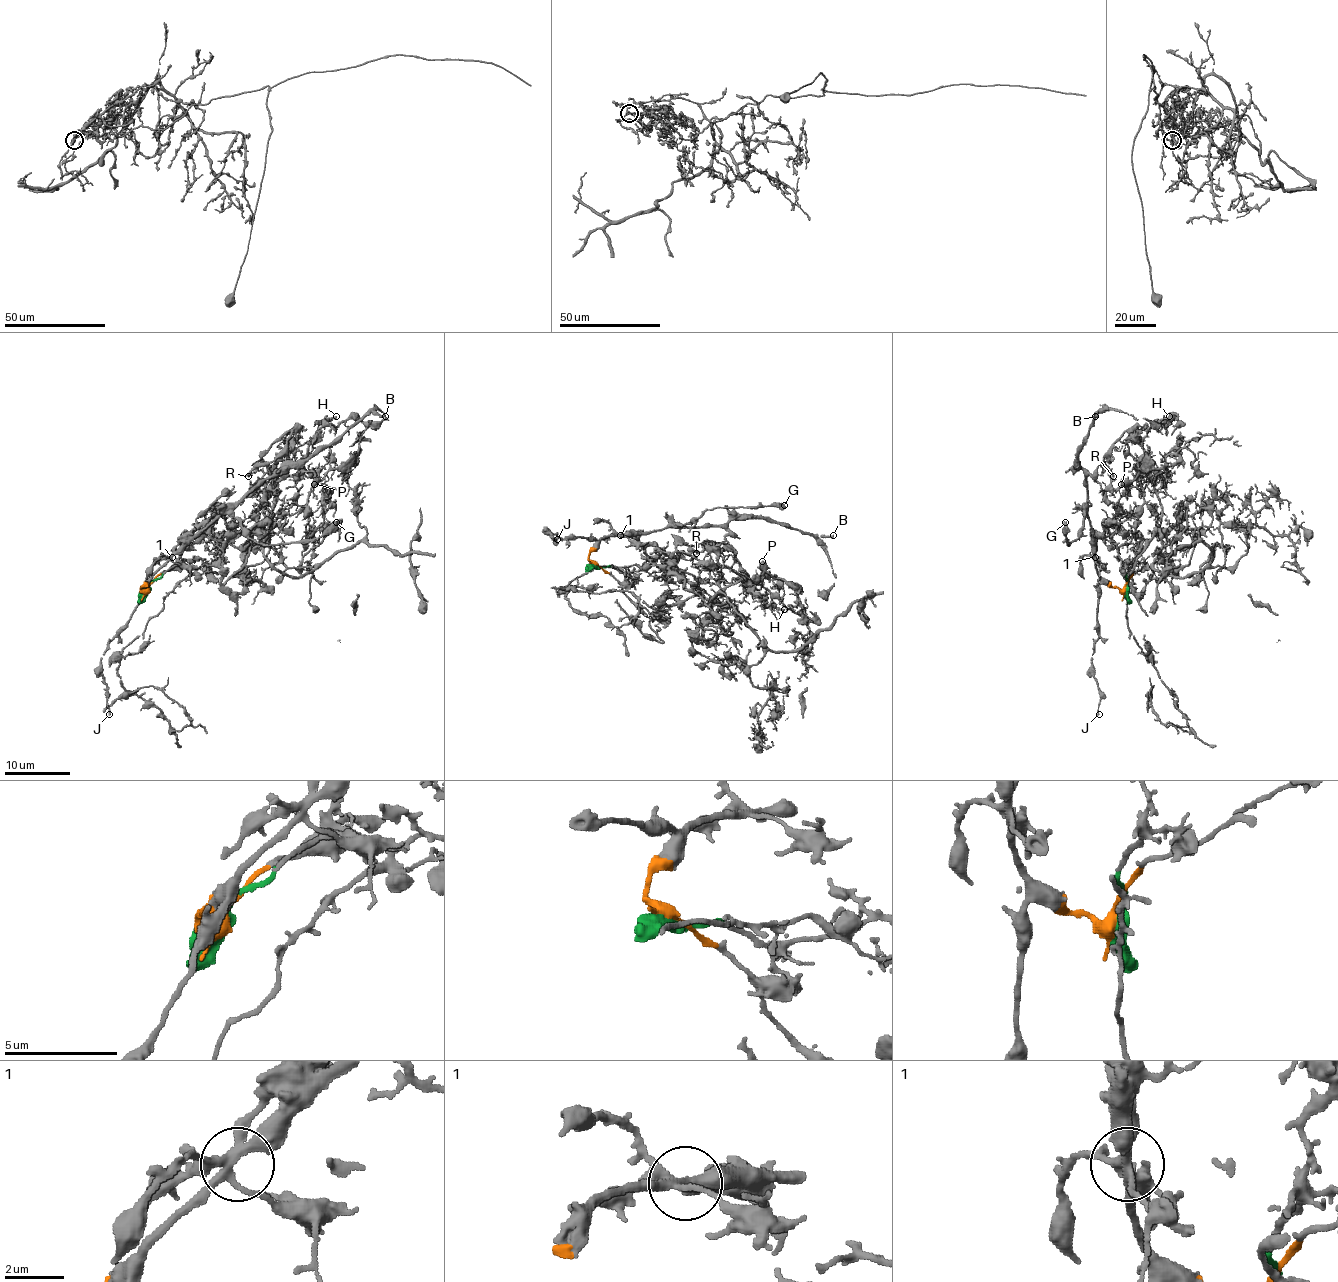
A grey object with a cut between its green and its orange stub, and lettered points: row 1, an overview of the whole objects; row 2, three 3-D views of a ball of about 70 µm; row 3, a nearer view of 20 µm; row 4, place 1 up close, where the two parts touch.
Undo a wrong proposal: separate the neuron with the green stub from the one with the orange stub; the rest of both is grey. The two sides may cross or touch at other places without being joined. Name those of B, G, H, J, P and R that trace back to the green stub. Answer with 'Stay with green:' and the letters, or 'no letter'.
Stay with green: H, P, R

